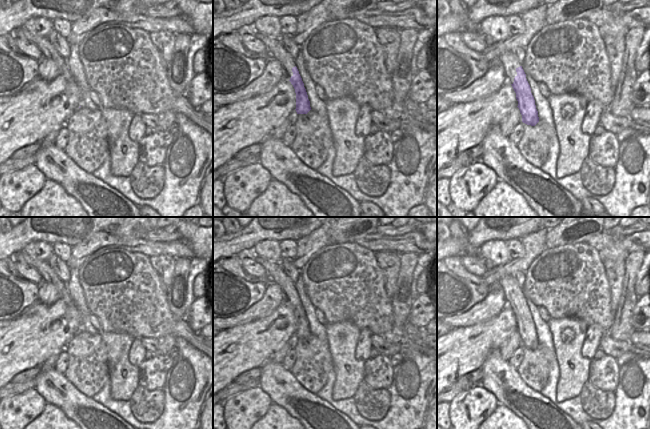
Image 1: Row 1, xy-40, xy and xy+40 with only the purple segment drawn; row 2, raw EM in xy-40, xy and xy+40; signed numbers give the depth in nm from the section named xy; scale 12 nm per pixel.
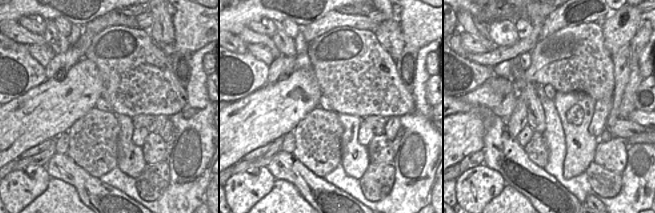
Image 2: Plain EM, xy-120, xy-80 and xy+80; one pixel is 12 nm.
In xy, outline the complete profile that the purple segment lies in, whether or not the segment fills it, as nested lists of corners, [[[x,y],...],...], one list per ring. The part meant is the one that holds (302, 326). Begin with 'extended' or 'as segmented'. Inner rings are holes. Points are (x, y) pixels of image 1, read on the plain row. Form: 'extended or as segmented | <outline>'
extended | [[[250,250],[248,253],[240,253],[245,254],[247,257],[255,260],[257,263],[263,266],[263,268],[266,271],[266,276],[268,278],[268,282],[274,282],[278,284],[283,292],[284,295],[284,301],[287,302],[291,308],[293,309],[296,317],[296,336],[297,338],[307,338],[310,334],[310,325],[308,323],[308,319],[306,316],[306,313],[304,311],[304,307],[302,305],[302,302],[299,298],[299,295],[296,291],[296,287],[294,283],[291,281],[291,279],[284,273],[283,269],[280,267],[280,265],[277,262],[271,262],[267,261],[263,258],[258,257],[252,250]]]

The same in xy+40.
extended | [[[511,275],[501,278],[499,284],[504,291],[508,306],[516,317],[522,346],[535,350],[539,346],[538,335],[522,290]]]

